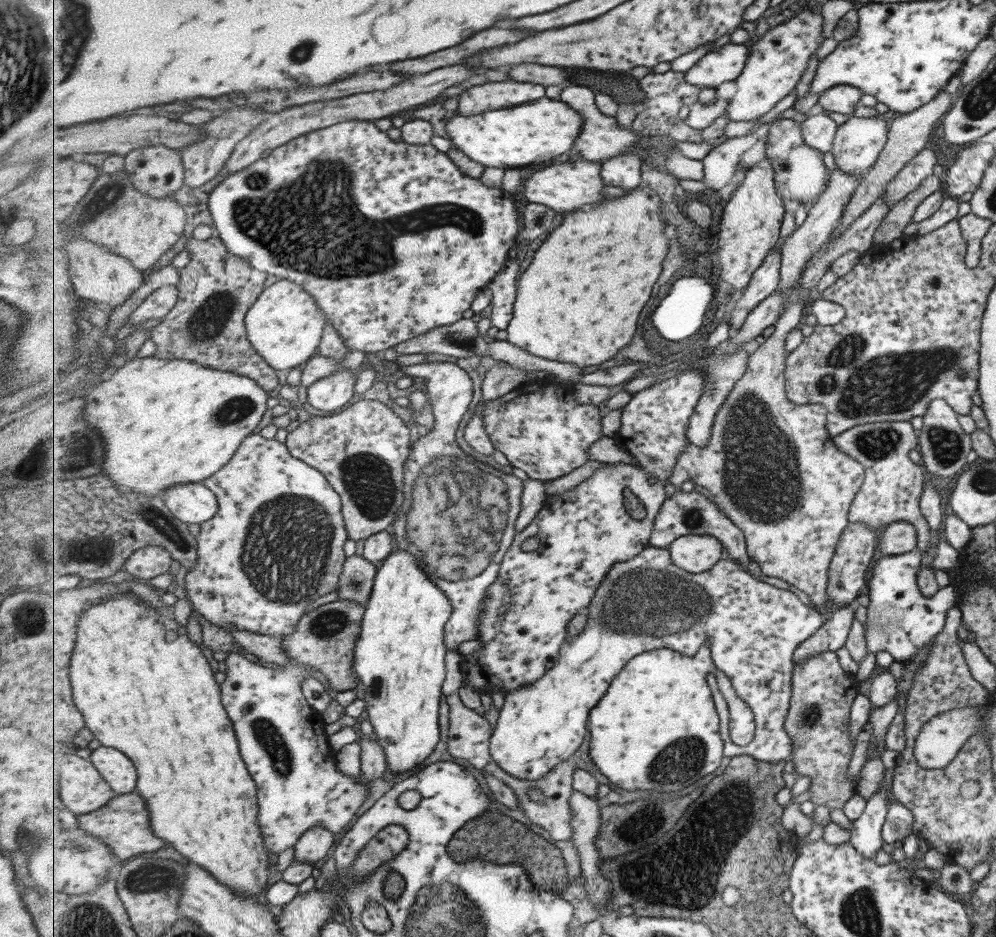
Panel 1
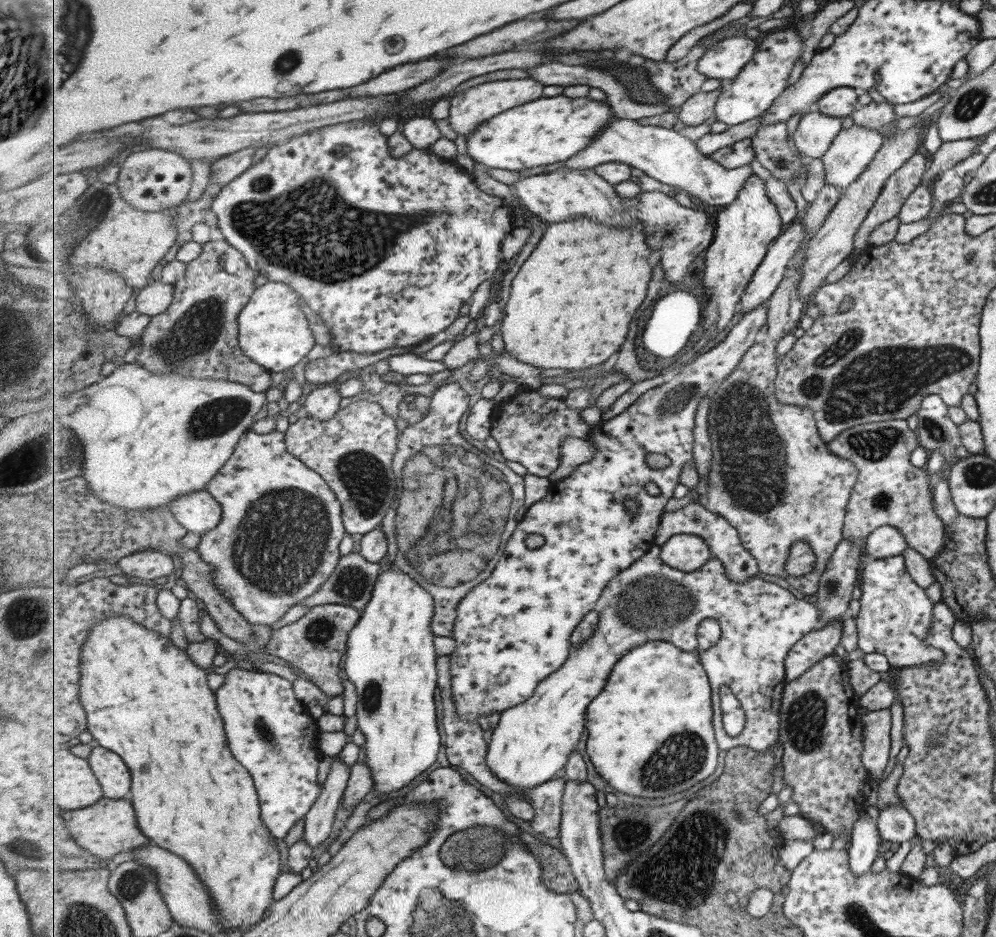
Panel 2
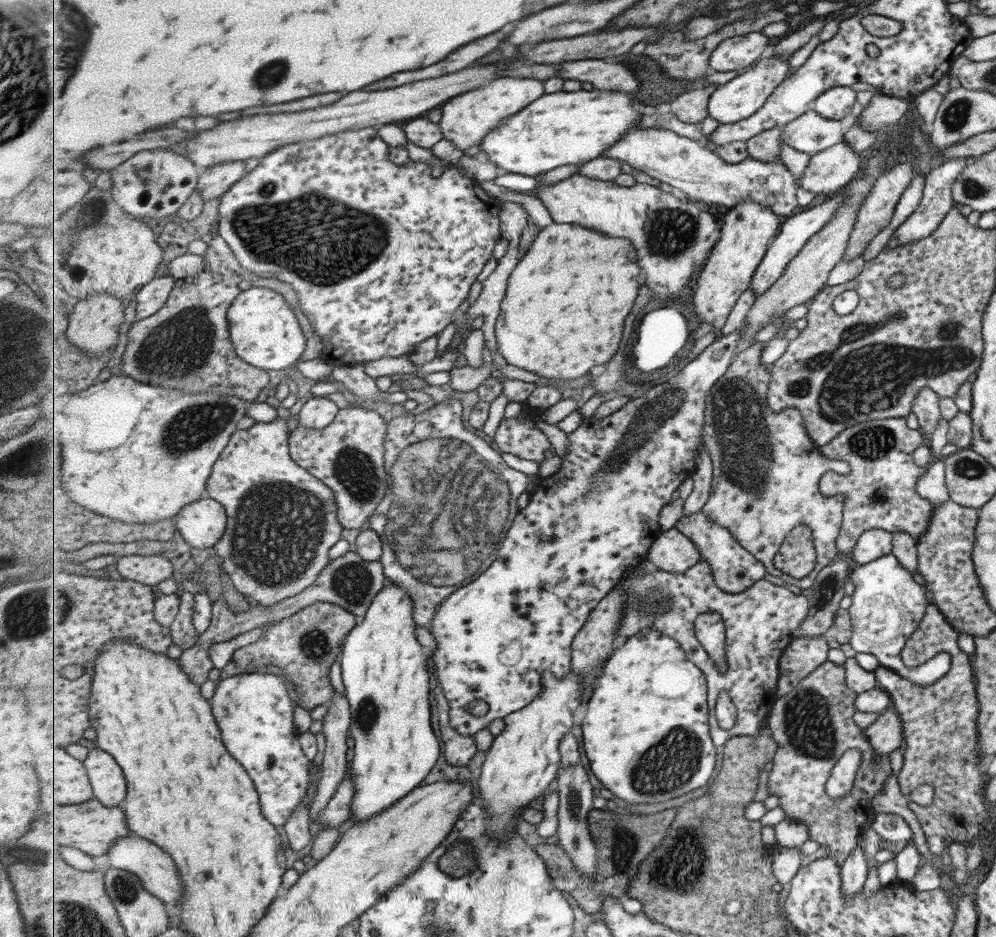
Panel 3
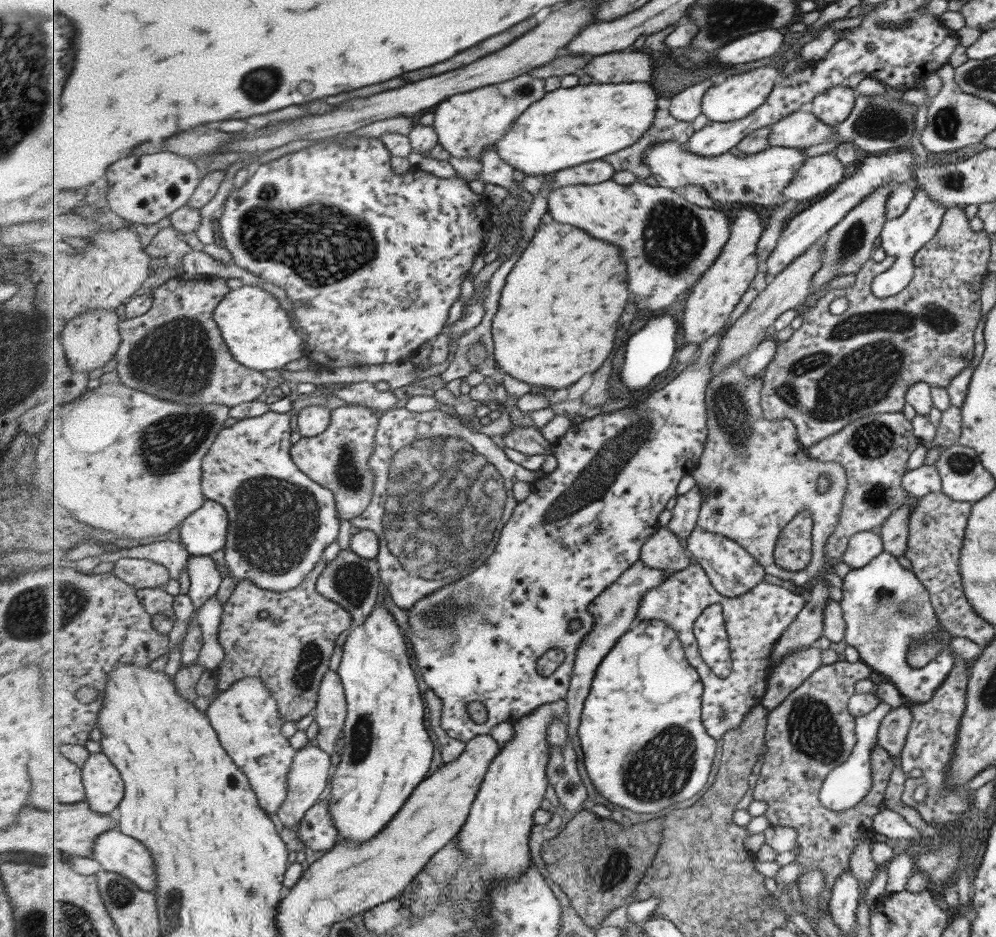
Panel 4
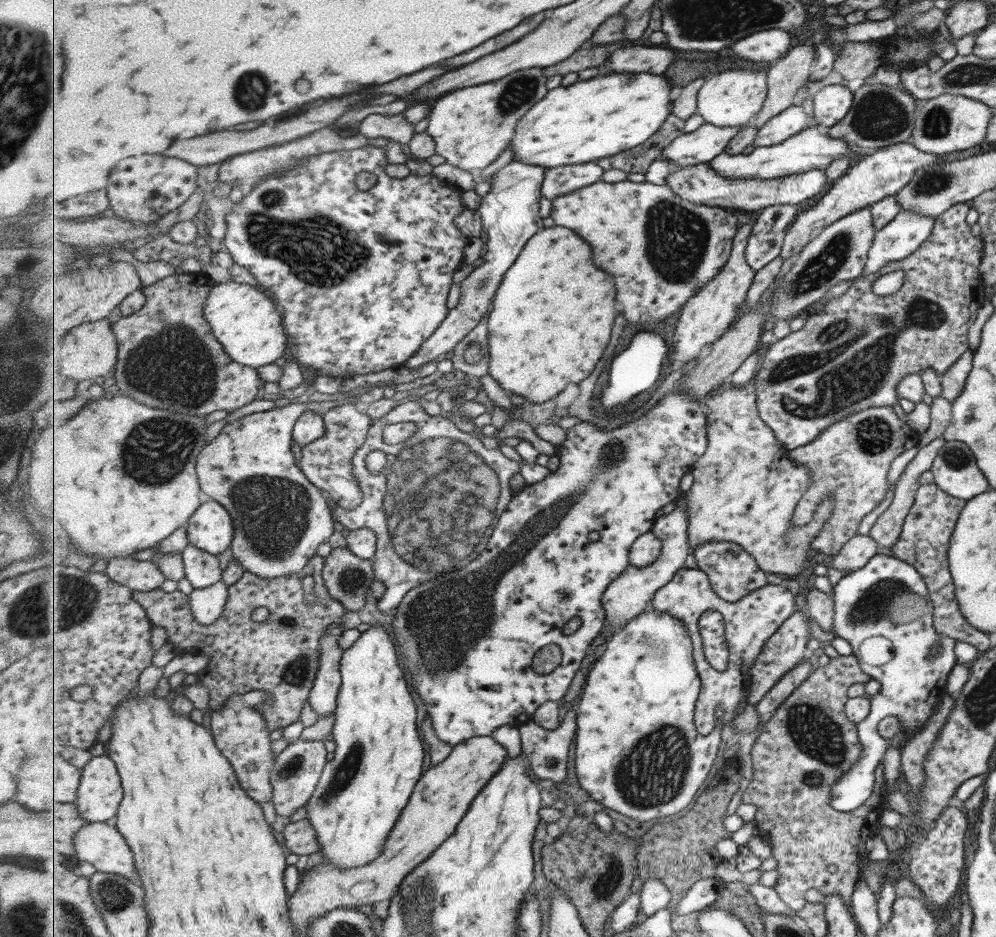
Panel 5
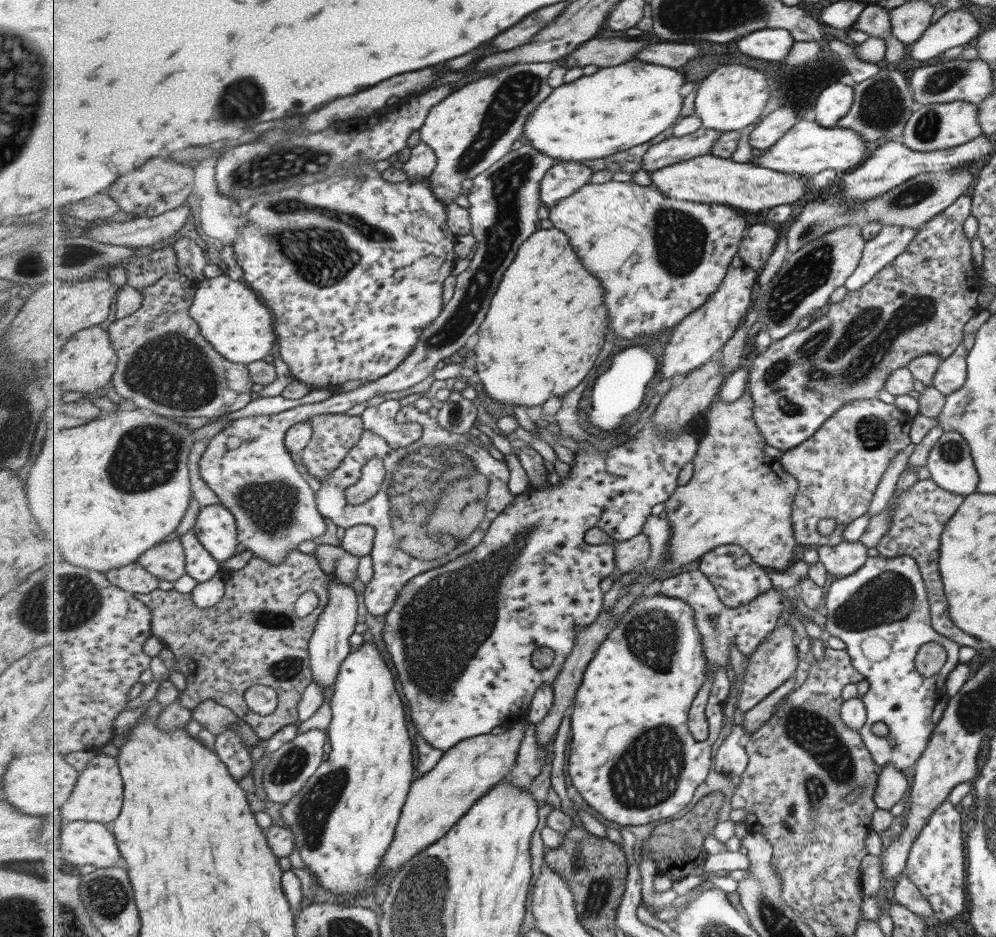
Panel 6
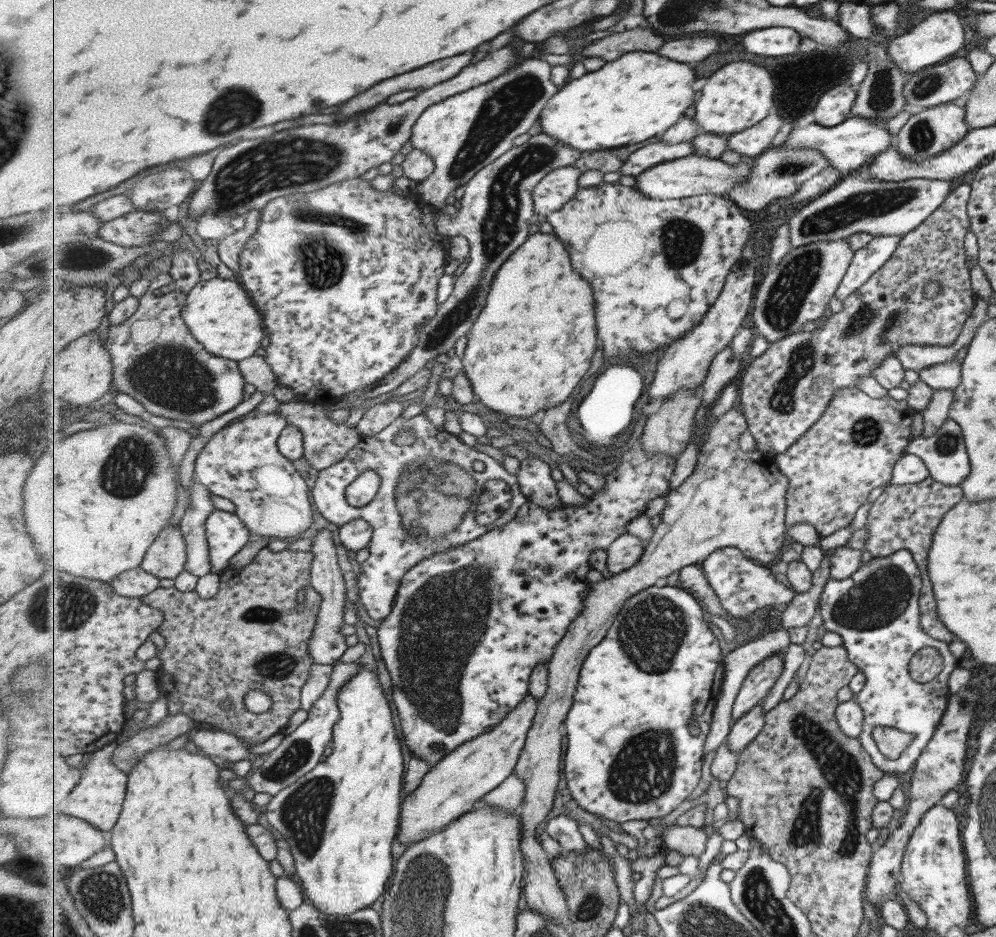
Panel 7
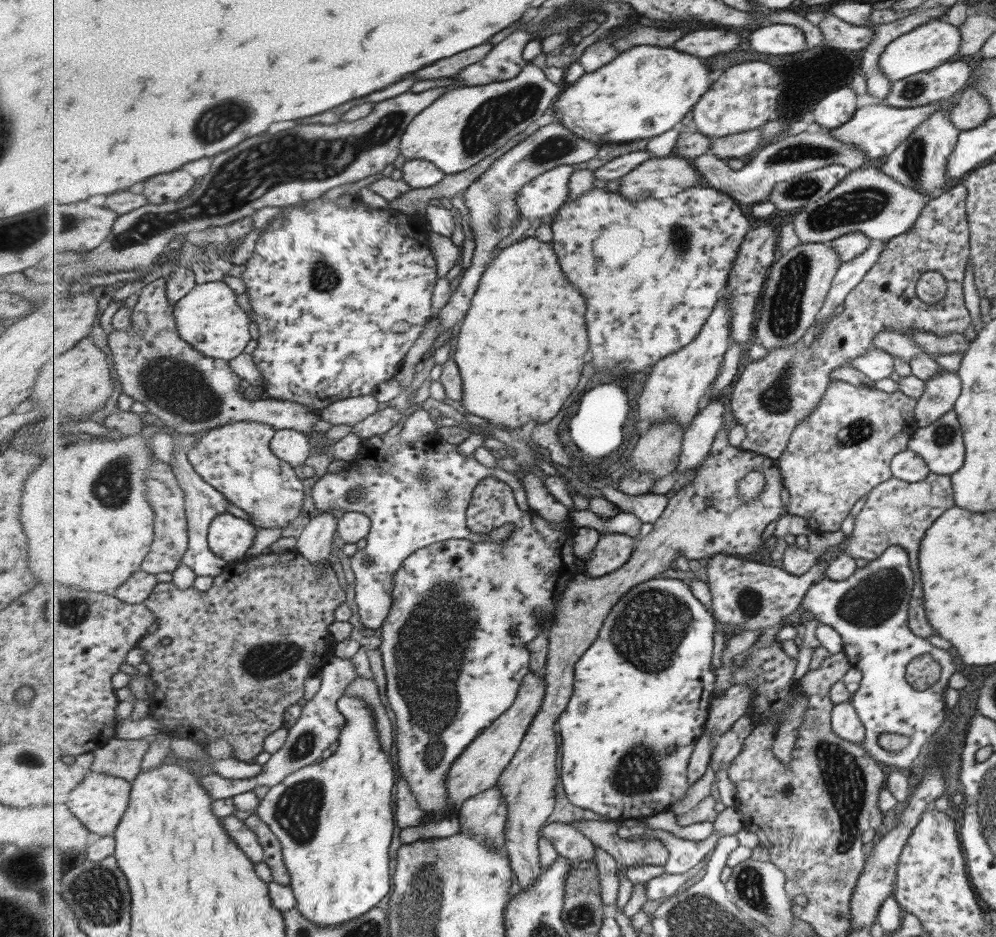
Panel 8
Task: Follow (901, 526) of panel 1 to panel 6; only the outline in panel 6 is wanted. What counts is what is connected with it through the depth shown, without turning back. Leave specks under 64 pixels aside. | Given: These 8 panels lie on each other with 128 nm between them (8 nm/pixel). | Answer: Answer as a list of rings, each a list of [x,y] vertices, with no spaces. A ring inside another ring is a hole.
[[[859,541],[840,542],[835,546],[815,545],[813,548],[826,572],[837,578],[853,574],[868,558],[868,548]]]

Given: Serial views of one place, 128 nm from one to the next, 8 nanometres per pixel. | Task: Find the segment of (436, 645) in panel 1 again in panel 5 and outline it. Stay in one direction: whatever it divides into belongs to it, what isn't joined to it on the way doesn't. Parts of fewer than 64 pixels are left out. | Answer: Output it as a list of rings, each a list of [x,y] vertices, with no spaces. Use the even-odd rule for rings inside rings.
[[[373,626],[363,631],[359,638],[348,649],[345,649],[340,671],[342,674],[342,684],[341,690],[339,690],[337,708],[335,708],[335,722],[330,734],[330,738],[336,743],[335,756],[328,762],[323,771],[322,778],[315,789],[314,796],[305,807],[307,810],[307,819],[311,819],[313,827],[317,830],[320,844],[322,844],[321,855],[324,860],[327,861],[327,859],[329,859],[329,861],[335,863],[337,867],[359,867],[367,865],[371,863],[371,861],[375,861],[375,858],[383,853],[387,838],[390,837],[390,833],[394,830],[395,825],[398,824],[401,812],[403,812],[405,806],[408,806],[415,788],[422,780],[421,776],[424,776],[423,766],[425,766],[427,750],[425,750],[425,746],[423,746],[423,740],[419,740],[421,734],[419,734],[419,728],[417,728],[417,720],[419,720],[417,702],[415,702],[415,698],[411,696],[409,682],[407,682],[405,672],[403,672],[403,668],[401,668],[401,664],[399,664],[397,648],[395,648],[395,644],[393,644],[393,638],[391,638],[389,632],[385,630],[385,626]]]

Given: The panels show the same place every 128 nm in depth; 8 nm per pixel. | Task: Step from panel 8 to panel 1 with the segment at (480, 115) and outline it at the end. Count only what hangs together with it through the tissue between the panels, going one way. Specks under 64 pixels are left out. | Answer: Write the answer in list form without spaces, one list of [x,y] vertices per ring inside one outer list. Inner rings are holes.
[[[491,82],[483,86],[469,88],[458,97],[459,113],[463,115],[477,115],[487,110],[499,110],[503,106],[517,106],[523,102],[539,100],[545,96],[545,86],[539,84],[517,84],[509,82]]]

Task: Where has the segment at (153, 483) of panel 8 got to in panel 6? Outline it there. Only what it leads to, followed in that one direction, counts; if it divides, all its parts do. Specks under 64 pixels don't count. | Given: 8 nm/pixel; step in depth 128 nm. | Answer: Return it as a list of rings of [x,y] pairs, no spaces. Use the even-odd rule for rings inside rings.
[[[181,540],[159,542],[139,560],[151,574],[161,581],[175,582],[187,575],[186,550]]]

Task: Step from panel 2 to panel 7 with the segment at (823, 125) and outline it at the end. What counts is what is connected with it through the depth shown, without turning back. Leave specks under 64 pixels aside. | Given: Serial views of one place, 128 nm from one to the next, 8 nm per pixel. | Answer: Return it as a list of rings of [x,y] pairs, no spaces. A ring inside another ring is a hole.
[[[771,112],[758,125],[729,135],[729,148],[741,155],[759,156],[771,148],[775,136],[781,132],[785,120],[781,114]]]

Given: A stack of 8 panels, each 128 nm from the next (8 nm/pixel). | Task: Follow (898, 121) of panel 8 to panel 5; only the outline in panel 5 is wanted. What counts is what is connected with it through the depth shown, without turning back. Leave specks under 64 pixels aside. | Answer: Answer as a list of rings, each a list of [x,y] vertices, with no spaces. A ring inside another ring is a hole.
[[[811,126],[807,130],[803,130],[800,134],[783,144],[777,146],[760,146],[748,154],[732,155],[727,152],[722,152],[718,157],[715,157],[710,166],[713,170],[717,170],[717,174],[721,174],[723,178],[729,180],[773,180],[773,178],[785,178],[787,176],[801,174],[811,169],[825,170],[828,168],[831,161],[837,157],[851,156],[847,142],[845,140],[837,140],[831,138],[829,134],[820,134],[817,126]]]

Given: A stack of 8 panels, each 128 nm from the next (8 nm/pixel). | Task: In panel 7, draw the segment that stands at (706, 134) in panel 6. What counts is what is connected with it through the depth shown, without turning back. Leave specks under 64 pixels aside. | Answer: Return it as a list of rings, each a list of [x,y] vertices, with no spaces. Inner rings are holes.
[[[663,140],[648,142],[629,156],[629,160],[621,166],[619,174],[639,176],[645,170],[653,168],[663,162],[685,158],[695,154],[695,145],[691,141],[681,143],[665,143]]]

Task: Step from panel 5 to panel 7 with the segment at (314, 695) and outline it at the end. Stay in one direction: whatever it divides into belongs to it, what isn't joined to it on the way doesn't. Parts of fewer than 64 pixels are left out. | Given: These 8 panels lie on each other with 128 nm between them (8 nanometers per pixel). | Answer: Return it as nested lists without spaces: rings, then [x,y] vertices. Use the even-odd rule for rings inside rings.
[[[323,528],[313,538],[313,555],[315,555],[314,566],[311,572],[311,585],[323,594],[322,609],[315,633],[311,637],[309,650],[315,664],[327,664],[329,666],[339,662],[341,656],[347,652],[347,638],[341,628],[345,626],[345,610],[347,610],[347,582],[343,578],[343,572],[337,564],[337,547],[333,544],[331,531]]]

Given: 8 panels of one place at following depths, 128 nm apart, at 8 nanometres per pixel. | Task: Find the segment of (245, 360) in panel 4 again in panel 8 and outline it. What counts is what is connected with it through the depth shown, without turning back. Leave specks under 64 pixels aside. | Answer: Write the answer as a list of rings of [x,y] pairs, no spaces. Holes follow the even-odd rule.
[[[222,280],[199,284],[175,306],[174,316],[178,322],[179,335],[196,350],[209,358],[225,361],[234,360],[246,353],[249,342],[253,340],[251,322],[255,321],[253,316],[241,308],[237,292],[229,284]]]

